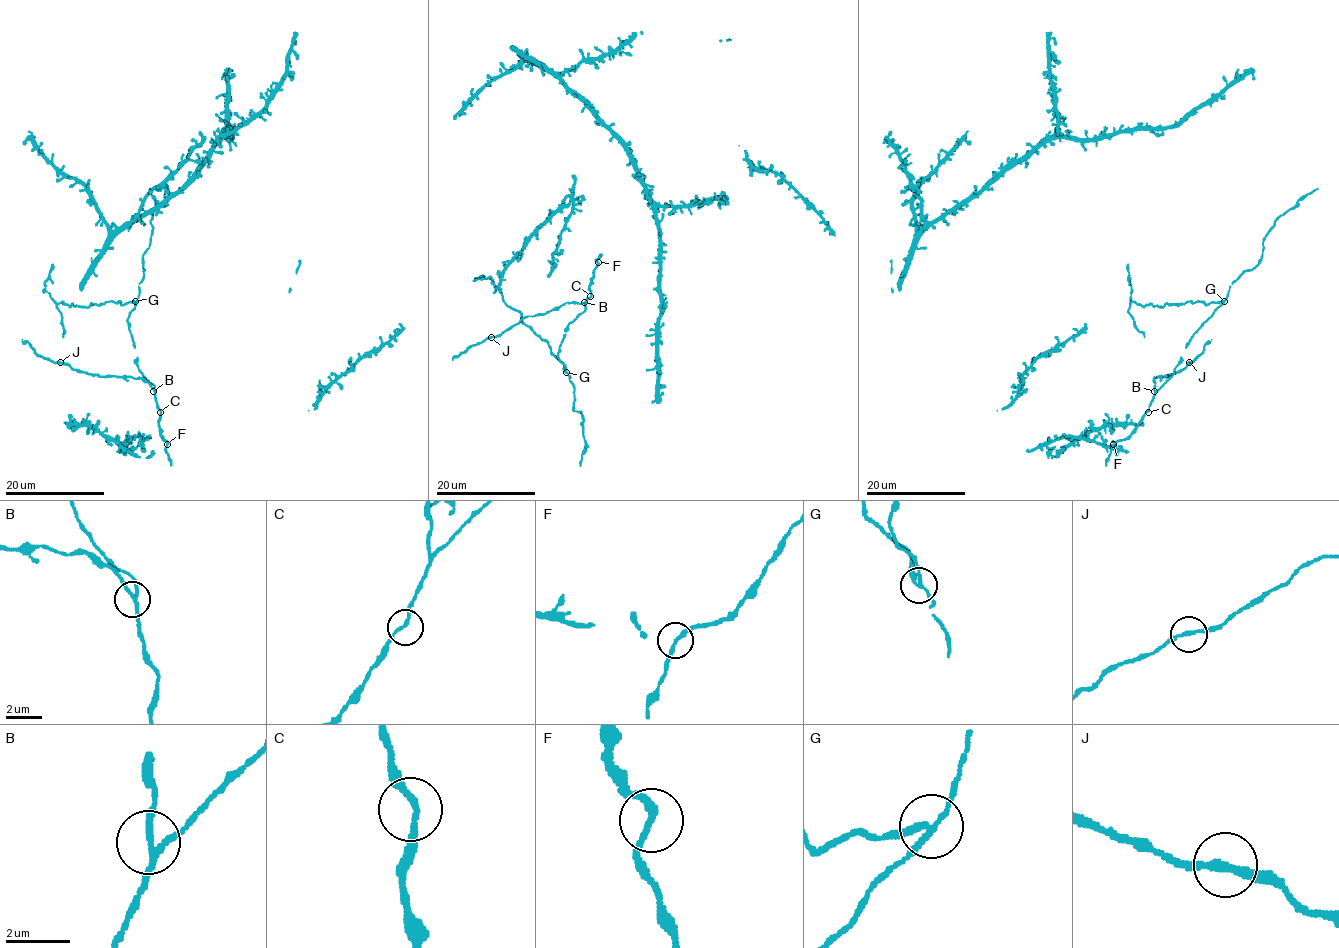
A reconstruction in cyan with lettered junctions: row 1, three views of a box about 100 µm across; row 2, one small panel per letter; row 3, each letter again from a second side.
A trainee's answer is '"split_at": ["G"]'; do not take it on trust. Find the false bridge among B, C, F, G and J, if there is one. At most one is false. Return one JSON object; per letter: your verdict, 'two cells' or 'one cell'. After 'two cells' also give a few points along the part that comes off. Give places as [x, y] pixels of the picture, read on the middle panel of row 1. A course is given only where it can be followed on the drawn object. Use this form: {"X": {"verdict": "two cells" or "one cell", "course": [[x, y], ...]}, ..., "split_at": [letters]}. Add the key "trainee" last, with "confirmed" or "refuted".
{"B": {"verdict": "one cell"}, "C": {"verdict": "one cell"}, "F": {"verdict": "one cell"}, "G": {"verdict": "two cells", "course": [[565, 372], [549, 345], [505, 302], [492, 281], [475, 278], [484, 275]]}, "J": {"verdict": "one cell"}, "split_at": ["G"], "trainee": "confirmed"}

